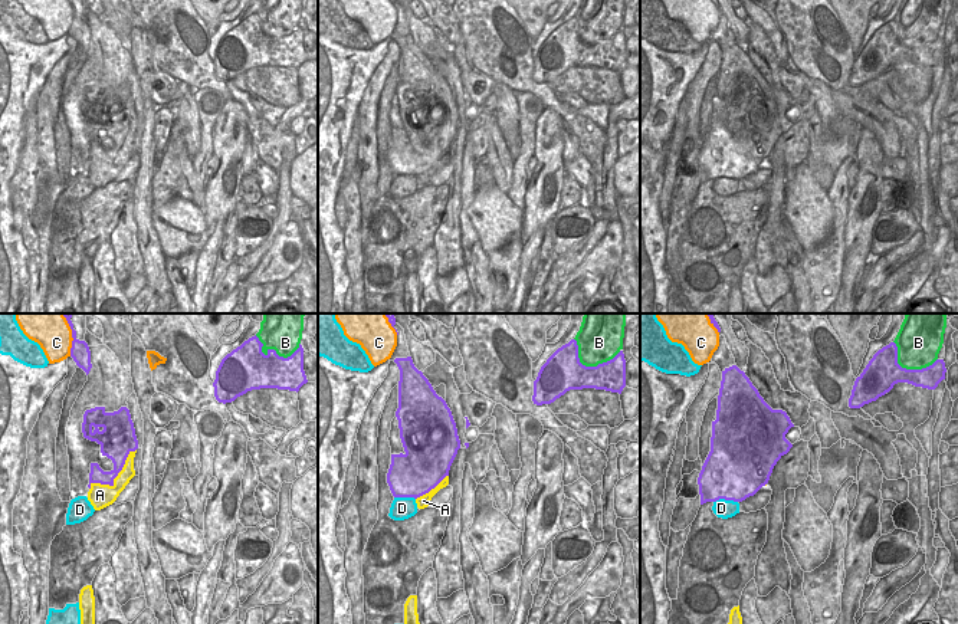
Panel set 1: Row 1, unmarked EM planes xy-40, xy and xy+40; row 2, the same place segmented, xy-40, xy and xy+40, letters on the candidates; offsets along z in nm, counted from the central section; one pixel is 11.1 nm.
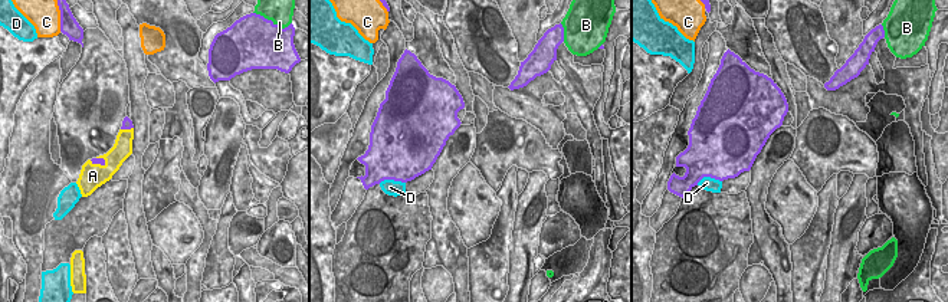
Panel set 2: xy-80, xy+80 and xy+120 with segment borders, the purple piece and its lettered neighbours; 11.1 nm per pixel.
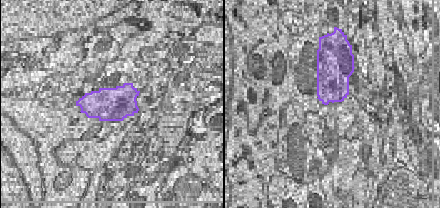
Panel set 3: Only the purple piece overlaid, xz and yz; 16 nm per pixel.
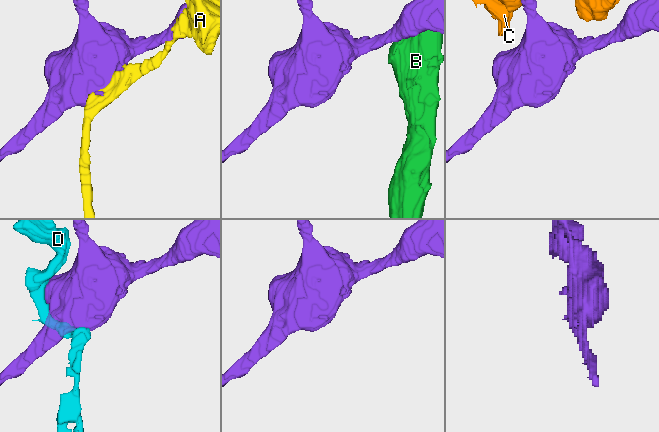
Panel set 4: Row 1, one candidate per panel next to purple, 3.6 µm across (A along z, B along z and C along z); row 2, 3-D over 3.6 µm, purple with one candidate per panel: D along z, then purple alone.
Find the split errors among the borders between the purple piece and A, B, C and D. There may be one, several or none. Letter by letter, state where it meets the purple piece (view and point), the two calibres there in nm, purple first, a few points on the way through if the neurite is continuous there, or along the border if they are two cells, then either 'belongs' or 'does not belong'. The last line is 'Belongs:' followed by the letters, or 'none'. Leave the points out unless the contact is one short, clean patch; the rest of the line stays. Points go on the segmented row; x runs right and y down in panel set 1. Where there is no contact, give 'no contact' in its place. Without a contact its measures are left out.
A: xy-40 (114, 478) | 190/260 nm | does not belong
B: xy-40 (275, 351) | 380/480 nm | does not belong
C: xy-40 (72, 335) | 220/420 nm | does not belong
D: xy+40 (725, 499) | 500/200 nm | does not belong
Belongs: none

